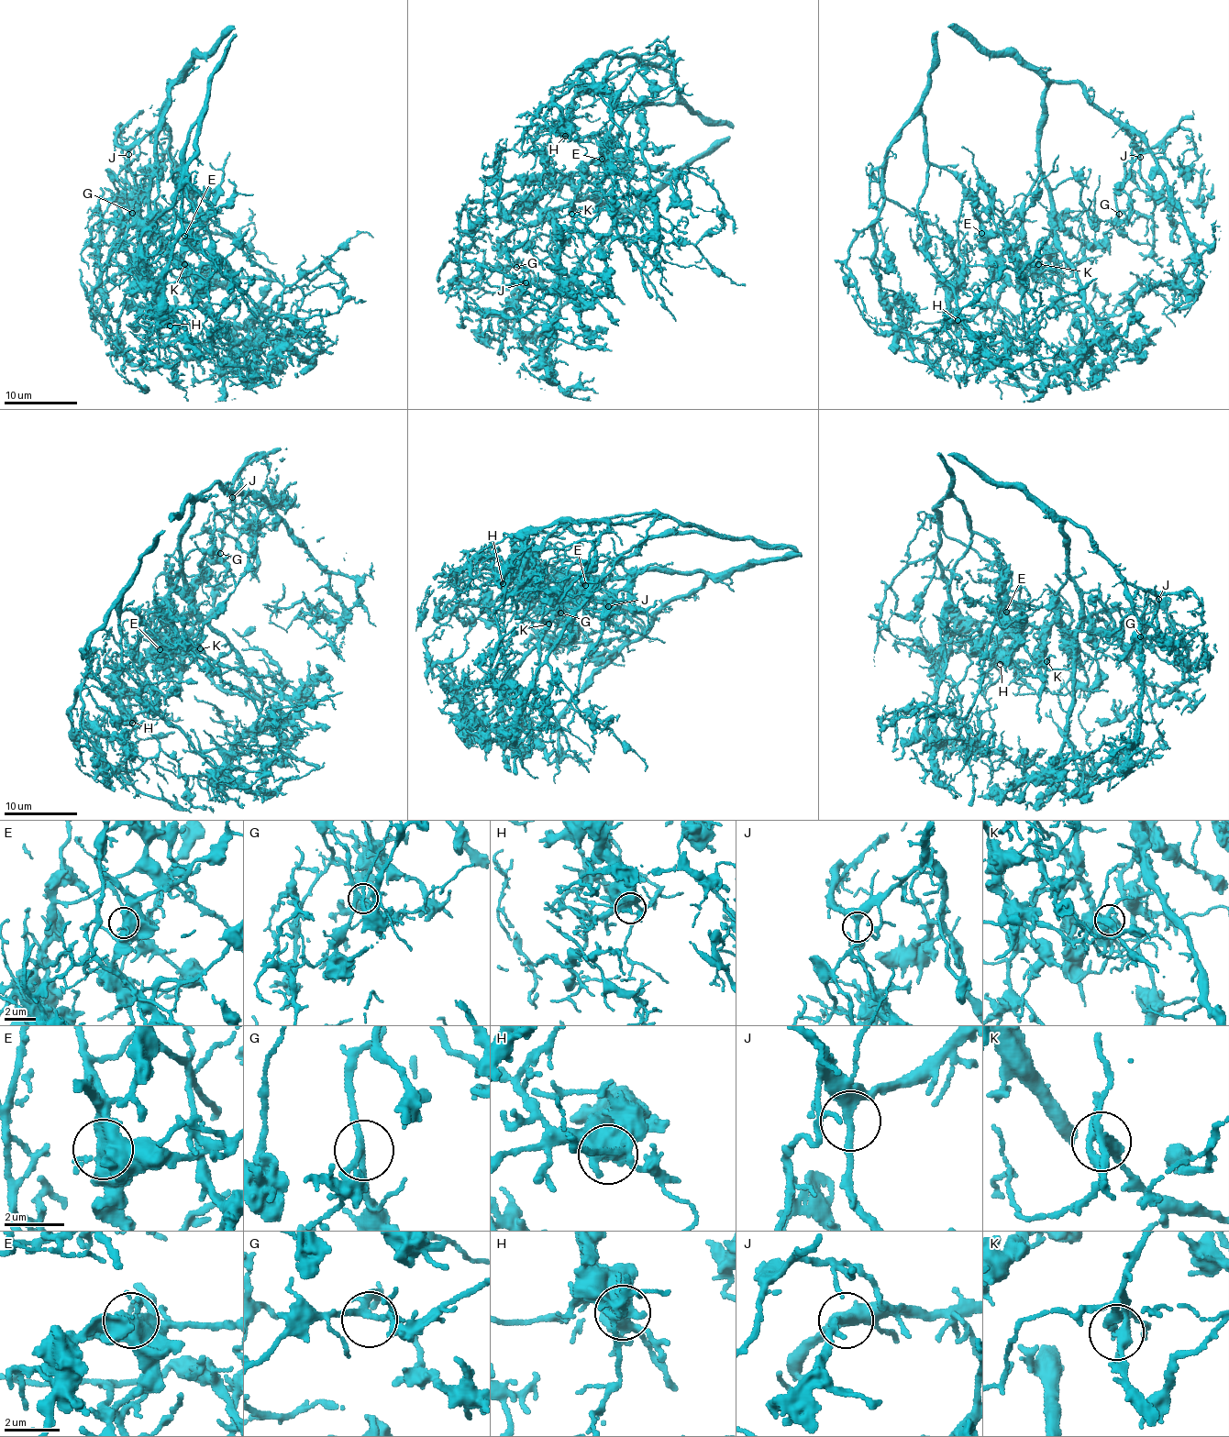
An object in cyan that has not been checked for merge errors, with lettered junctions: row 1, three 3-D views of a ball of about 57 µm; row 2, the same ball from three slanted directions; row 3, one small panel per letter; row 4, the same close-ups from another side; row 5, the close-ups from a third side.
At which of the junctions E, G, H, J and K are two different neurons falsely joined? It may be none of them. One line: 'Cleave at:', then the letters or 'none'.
Cleave at: none

